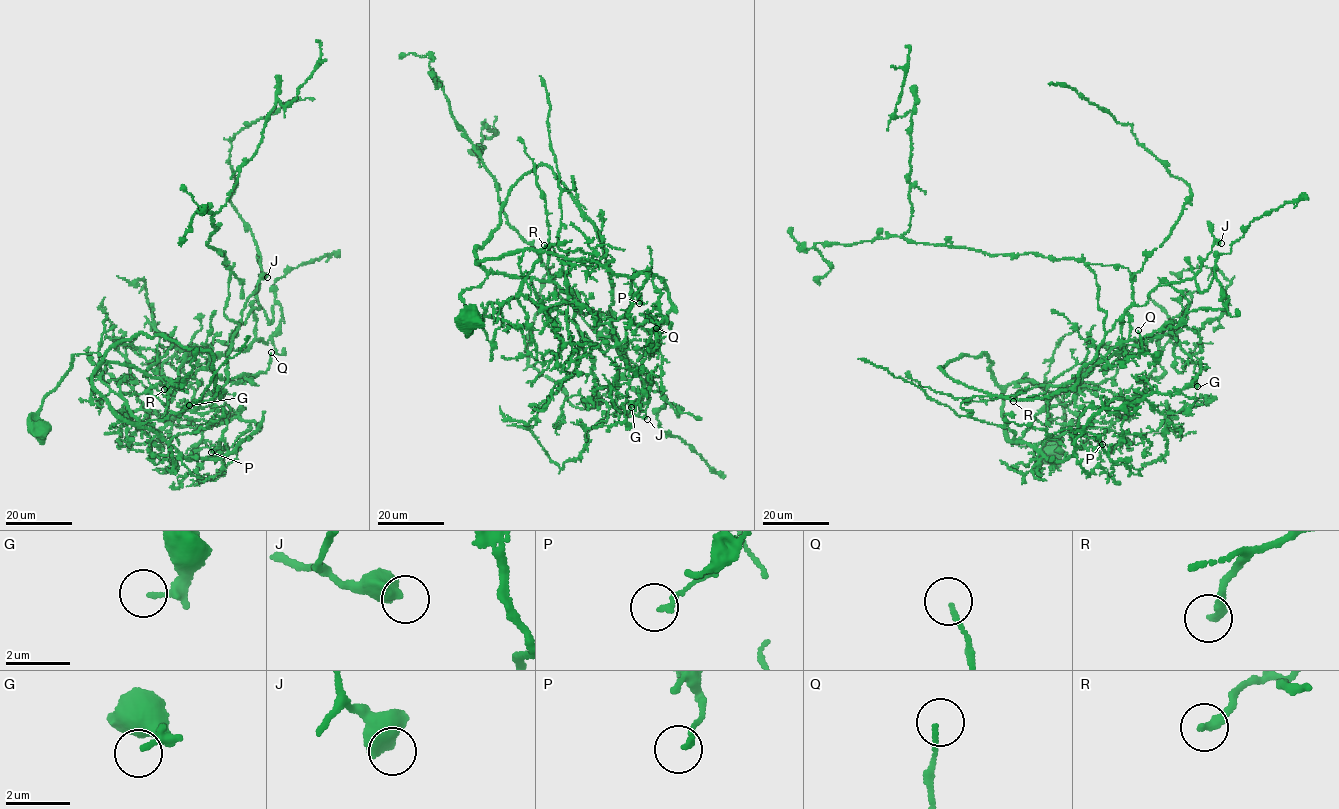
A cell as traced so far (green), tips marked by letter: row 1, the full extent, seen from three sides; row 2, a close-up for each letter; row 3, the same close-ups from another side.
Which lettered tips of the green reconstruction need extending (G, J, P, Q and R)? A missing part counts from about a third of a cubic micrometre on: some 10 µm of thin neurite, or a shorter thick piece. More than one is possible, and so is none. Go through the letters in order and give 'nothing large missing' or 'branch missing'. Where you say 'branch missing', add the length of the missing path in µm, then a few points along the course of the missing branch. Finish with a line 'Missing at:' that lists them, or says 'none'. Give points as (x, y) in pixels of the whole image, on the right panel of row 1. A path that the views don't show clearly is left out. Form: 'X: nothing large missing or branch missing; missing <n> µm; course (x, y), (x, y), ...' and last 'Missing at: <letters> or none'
G: nothing large missing
J: nothing large missing
P: nothing large missing
Q: branch missing; missing 15 µm; course (1138, 330), (1136, 316), (1131, 310), (1134, 296), (1124, 288)
R: branch missing; missing 5 µm
Missing at: Q, R

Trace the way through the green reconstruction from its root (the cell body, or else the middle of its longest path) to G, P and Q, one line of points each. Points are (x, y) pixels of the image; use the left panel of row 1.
G: (42, 429), (42, 399), (74, 354), (97, 353), (180, 382), (190, 348), (177, 353), (194, 389), (189, 405)
P: (42, 429), (73, 356), (97, 353), (92, 386), (116, 413), (189, 459), (217, 459), (225, 441), (211, 452)
Q: (42, 429), (42, 399), (74, 354), (181, 382), (201, 369), (253, 376), (271, 352)

